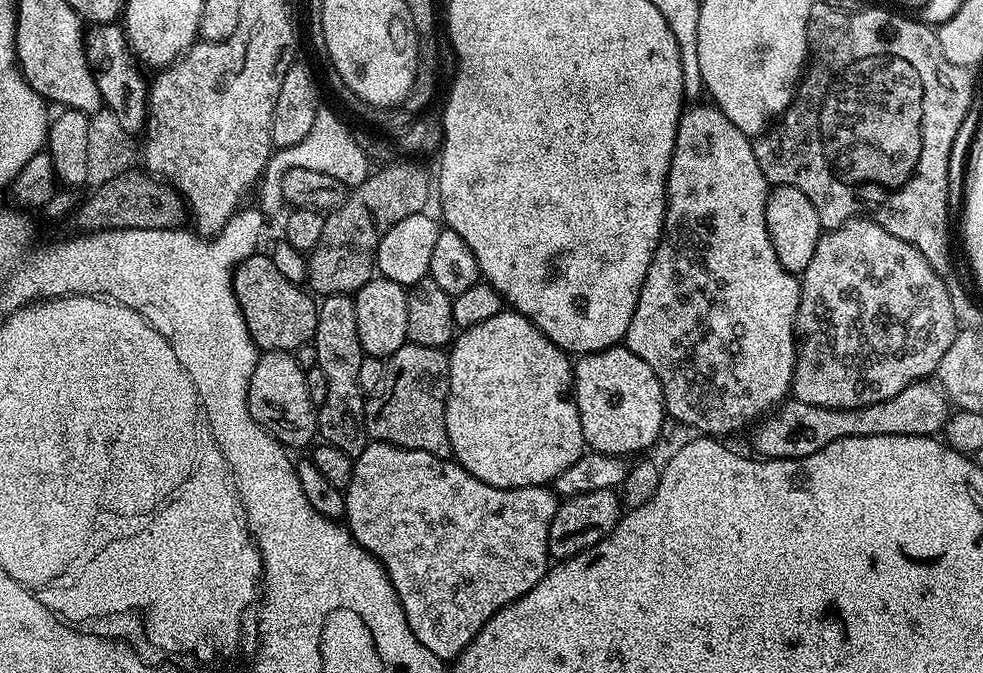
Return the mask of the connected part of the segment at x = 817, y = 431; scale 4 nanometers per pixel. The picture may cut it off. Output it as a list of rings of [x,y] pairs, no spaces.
[[[921,382],[906,386],[902,394],[894,394],[894,398],[886,398],[886,402],[874,402],[861,408],[823,408],[810,406],[806,402],[798,402],[789,398],[779,408],[768,413],[751,429],[752,448],[757,457],[770,460],[795,460],[798,456],[809,456],[830,442],[838,442],[842,438],[870,438],[871,436],[930,436],[943,433],[944,423],[948,421],[950,405],[948,397],[932,382]]]

